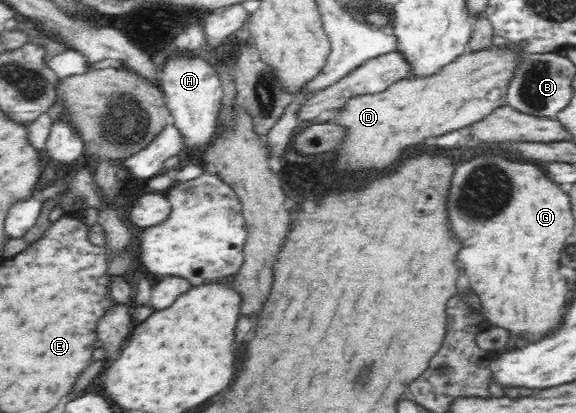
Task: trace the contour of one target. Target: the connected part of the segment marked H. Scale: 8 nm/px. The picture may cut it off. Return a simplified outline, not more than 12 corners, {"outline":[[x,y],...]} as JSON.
{"outline":[[201,58],[165,64],[164,100],[184,147],[205,150],[221,79]]}

